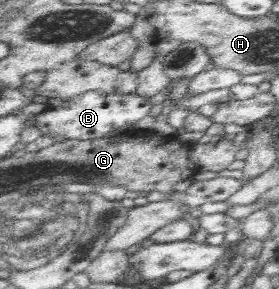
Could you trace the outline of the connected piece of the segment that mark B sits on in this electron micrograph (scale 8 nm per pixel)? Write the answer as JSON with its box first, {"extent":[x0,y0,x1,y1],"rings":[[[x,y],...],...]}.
{"extent":[33,91,150,140],"rings":[[[99,91],[85,92],[72,100],[63,101],[54,110],[48,109],[35,115],[33,127],[39,128],[42,134],[62,136],[65,140],[93,140],[105,137],[114,128],[126,127],[139,122],[150,114],[150,99],[135,95],[105,95]]]}

